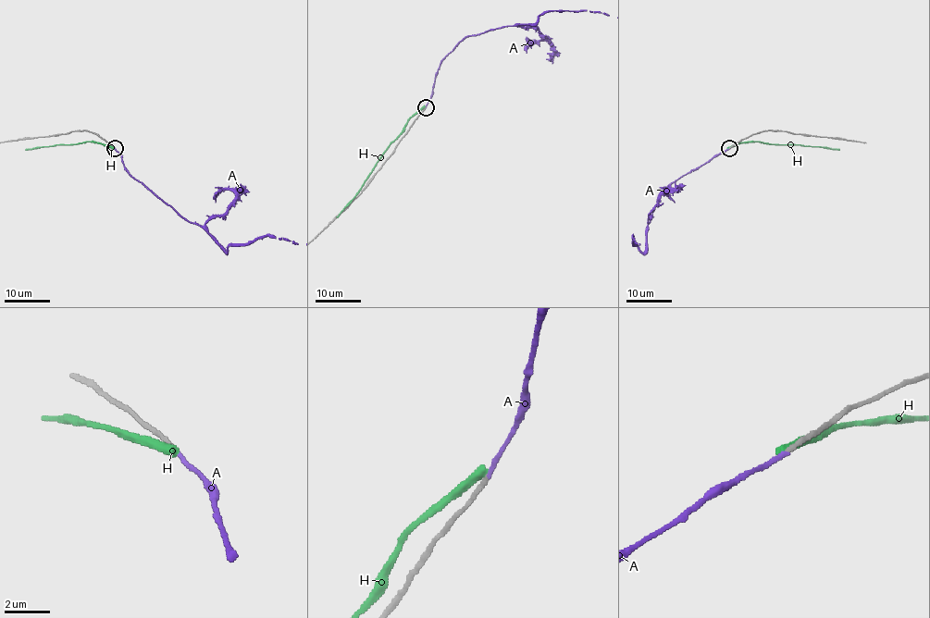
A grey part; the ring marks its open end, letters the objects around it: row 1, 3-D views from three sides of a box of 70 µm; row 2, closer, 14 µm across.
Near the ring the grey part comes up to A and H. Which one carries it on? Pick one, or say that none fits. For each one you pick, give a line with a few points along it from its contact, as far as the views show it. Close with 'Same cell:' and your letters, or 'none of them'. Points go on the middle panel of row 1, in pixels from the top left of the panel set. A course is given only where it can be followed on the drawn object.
Same cell: A

